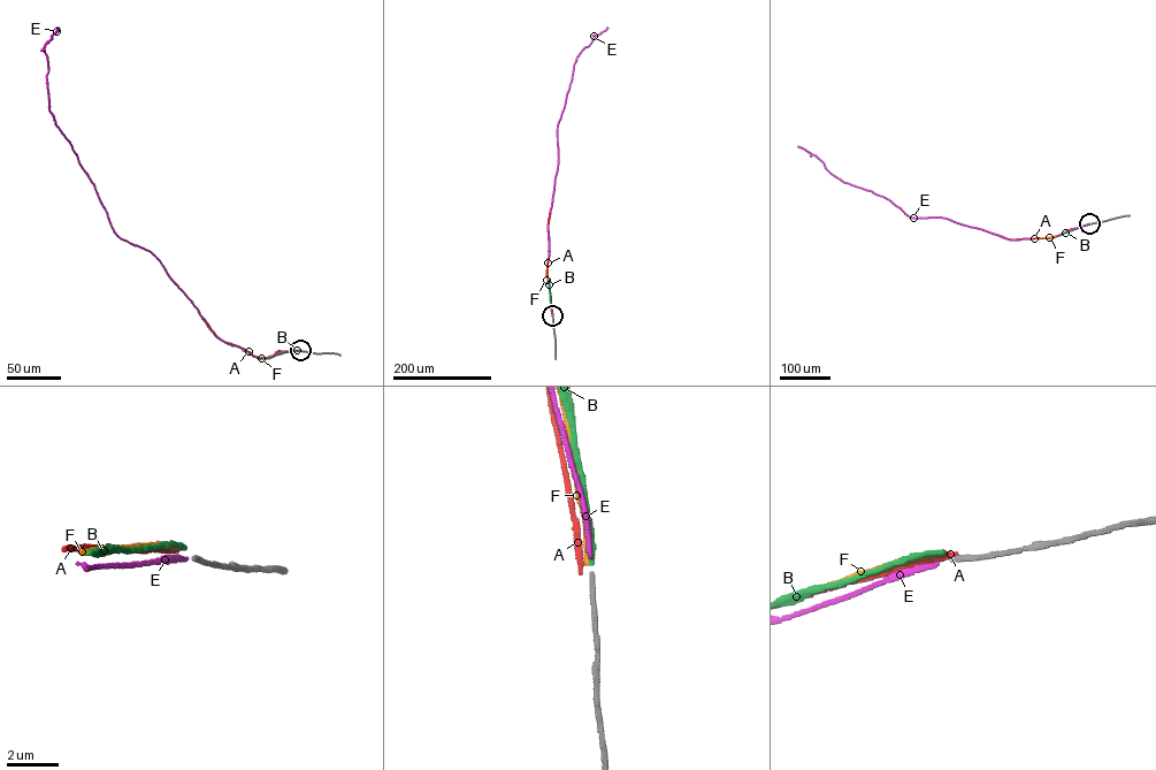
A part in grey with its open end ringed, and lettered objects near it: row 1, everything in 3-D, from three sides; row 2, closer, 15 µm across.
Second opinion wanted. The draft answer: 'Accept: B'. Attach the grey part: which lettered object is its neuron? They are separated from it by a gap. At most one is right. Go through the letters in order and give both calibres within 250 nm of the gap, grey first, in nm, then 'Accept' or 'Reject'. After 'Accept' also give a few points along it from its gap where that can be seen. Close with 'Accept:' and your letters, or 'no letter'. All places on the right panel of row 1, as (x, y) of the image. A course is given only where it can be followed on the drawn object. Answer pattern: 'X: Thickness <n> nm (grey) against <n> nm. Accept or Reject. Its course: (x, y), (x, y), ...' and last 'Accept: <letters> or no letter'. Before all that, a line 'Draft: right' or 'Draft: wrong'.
Draft: wrong
A: Thickness 170 nm (grey) against 240 nm. Reject
B: Thickness 170 nm (grey) against 190 nm. Reject
E: Thickness 170 nm (grey) against 170 nm. Reject
F: Thickness 170 nm (grey) against 200 nm. Reject
Accept: no letter

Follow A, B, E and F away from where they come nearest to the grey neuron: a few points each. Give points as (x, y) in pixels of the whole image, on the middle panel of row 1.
A: (552, 315), (546, 273), (550, 212)
B: (552, 315), (546, 272)
E: (552, 315), (546, 274), (548, 226), (558, 164), (558, 124), (576, 58), (606, 28)
F: (552, 315), (548, 264)

